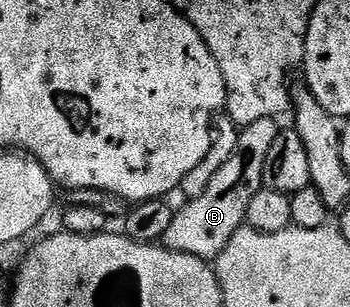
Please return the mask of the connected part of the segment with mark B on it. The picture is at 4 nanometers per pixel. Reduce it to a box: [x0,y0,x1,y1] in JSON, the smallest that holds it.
[165,118,278,261]

